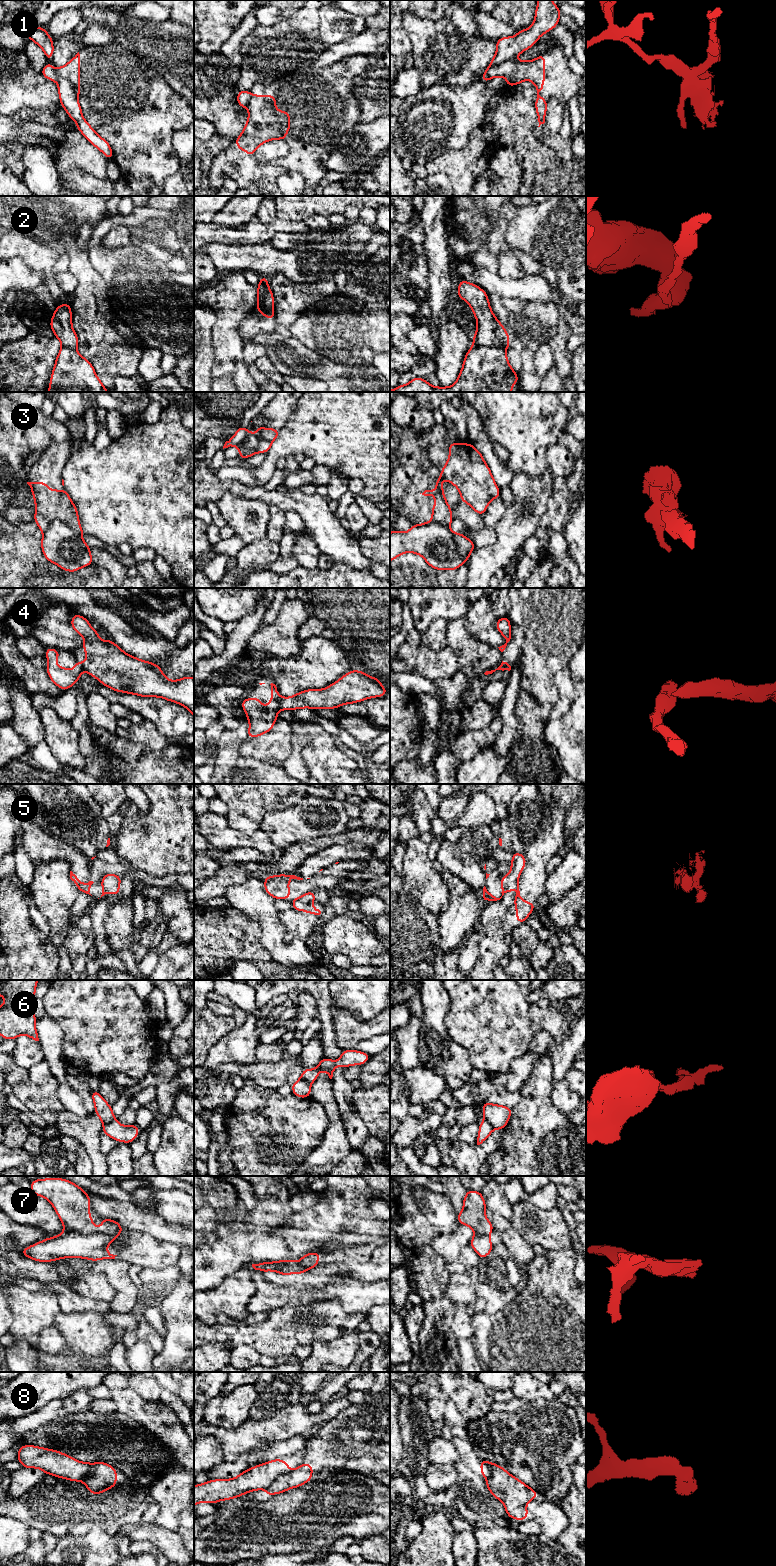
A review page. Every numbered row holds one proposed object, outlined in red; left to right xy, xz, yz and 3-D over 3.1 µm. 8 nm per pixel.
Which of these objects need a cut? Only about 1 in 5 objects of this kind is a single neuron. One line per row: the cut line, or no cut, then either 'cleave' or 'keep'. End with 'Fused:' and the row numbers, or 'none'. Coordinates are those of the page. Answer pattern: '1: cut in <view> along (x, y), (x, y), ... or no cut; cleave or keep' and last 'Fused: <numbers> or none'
1: cut in xy along (54, 69), (58, 75), (65, 77), (71, 83), (77, 96); cleave
2: cut in yz along (473, 343), (479, 346), (502, 347), (504, 349); cleave
3: cut in xy along (43, 532), (52, 521), (61, 520), (79, 534); cleave
4: cut in xz along (280, 698), (279, 708); cleave
5: cut in yz along (501, 884), (504, 892); cleave
6: cut in yz along (484, 1119), (494, 1128); cleave
7: cut in xy along (64, 1230), (78, 1233), (103, 1233), (112, 1237); cleave
8: cut in xz along (288, 1471), (280, 1474), (266, 1489); cleave
Fused: 1, 2, 3, 4, 5, 6, 7, 8

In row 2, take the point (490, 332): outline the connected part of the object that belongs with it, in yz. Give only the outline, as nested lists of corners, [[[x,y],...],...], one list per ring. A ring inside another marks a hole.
[[[460,279],[457,297],[466,301],[477,320],[473,344],[481,347],[510,348],[509,333],[495,317],[490,307],[488,293],[478,285]]]

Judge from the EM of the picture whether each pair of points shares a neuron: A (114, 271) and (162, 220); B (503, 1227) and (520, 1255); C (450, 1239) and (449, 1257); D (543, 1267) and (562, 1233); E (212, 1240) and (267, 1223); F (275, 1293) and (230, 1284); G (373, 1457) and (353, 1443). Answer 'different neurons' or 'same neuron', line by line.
A: different neurons
B: same neuron
C: same neuron
D: different neurons
E: different neurons
F: different neurons
G: different neurons

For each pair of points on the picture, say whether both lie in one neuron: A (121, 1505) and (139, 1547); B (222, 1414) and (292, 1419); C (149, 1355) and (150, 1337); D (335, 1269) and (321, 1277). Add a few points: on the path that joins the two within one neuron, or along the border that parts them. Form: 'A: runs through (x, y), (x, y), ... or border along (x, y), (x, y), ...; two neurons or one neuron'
A: border along (136, 1539), (131, 1541); two neurons
B: border along (247, 1418), (238, 1427), (226, 1429); two neurons
C: border along (147, 1342), (156, 1354); two neurons
D: runs through (332, 1272), (324, 1274); one neuron

